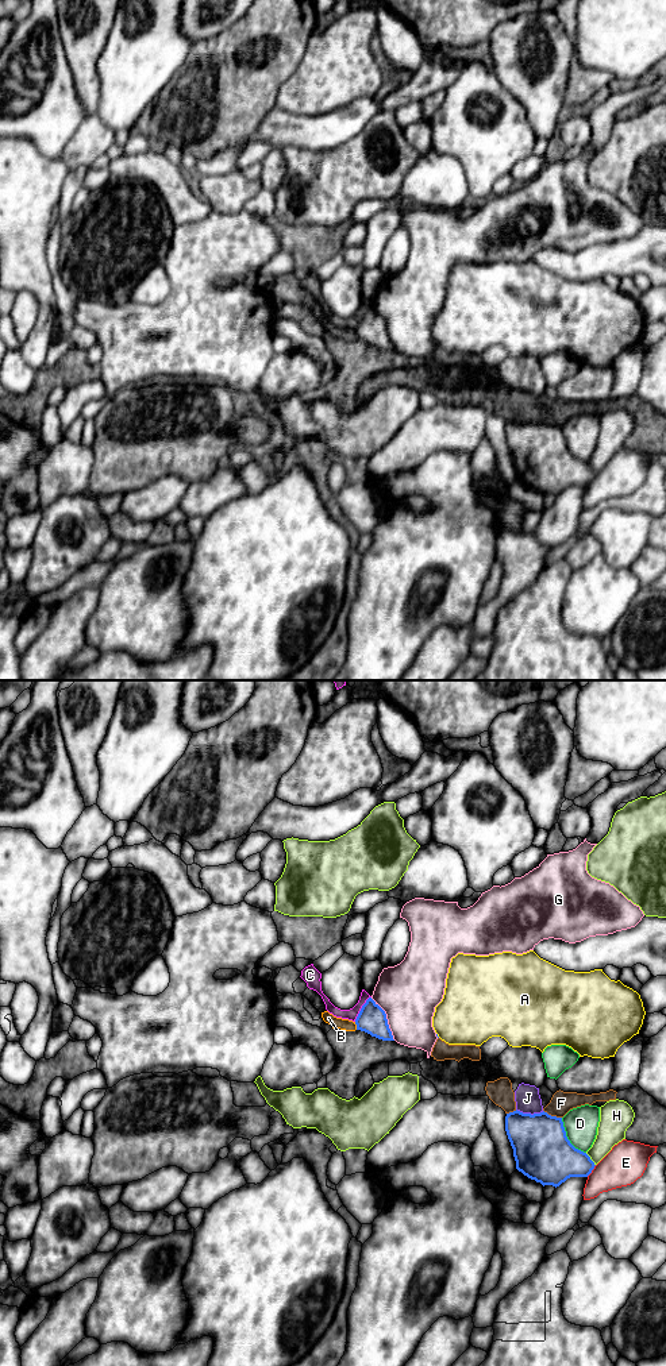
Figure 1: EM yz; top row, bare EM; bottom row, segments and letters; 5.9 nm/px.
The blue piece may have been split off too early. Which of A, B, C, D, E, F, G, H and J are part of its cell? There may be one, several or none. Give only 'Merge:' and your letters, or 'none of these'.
Merge: none of these

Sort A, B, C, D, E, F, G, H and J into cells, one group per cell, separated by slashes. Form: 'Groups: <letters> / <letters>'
Groups: A / B / C / D / E / F J / G / H

